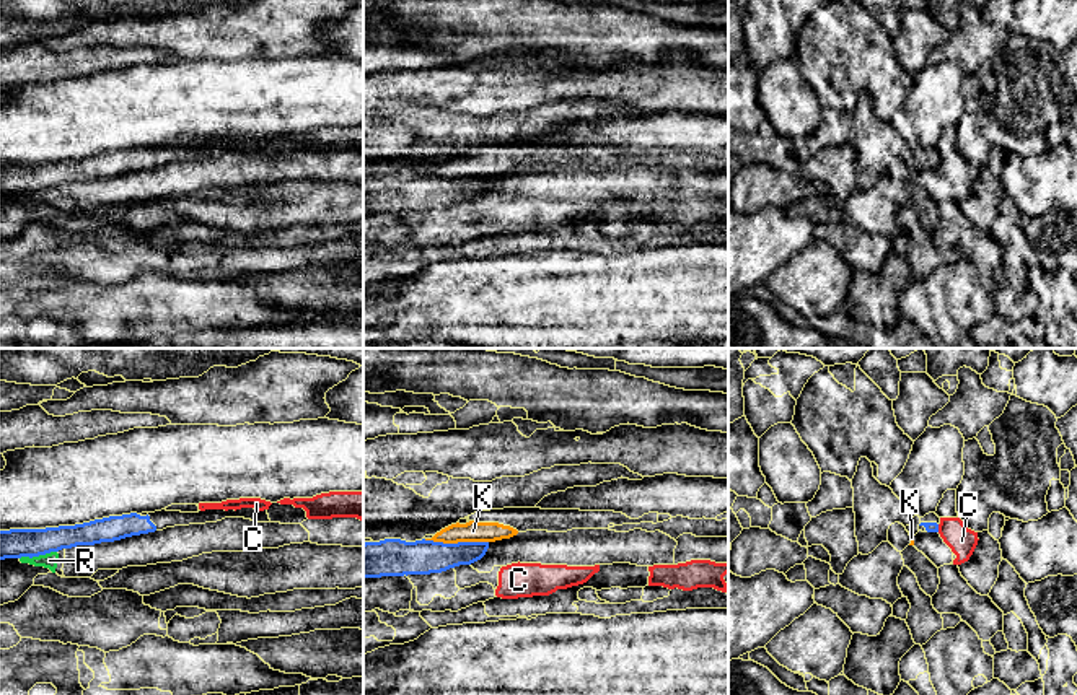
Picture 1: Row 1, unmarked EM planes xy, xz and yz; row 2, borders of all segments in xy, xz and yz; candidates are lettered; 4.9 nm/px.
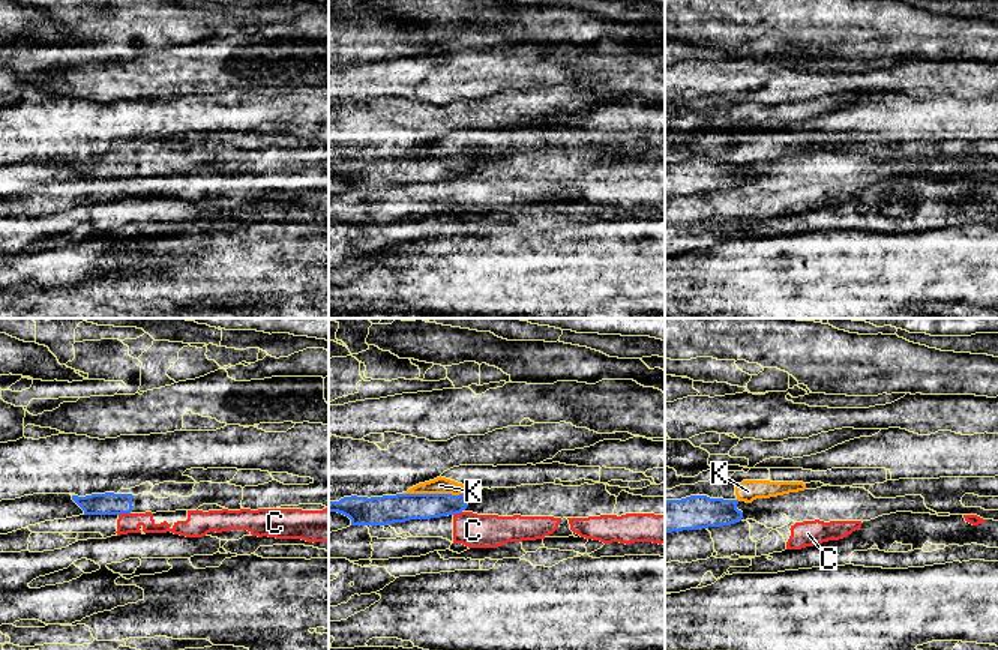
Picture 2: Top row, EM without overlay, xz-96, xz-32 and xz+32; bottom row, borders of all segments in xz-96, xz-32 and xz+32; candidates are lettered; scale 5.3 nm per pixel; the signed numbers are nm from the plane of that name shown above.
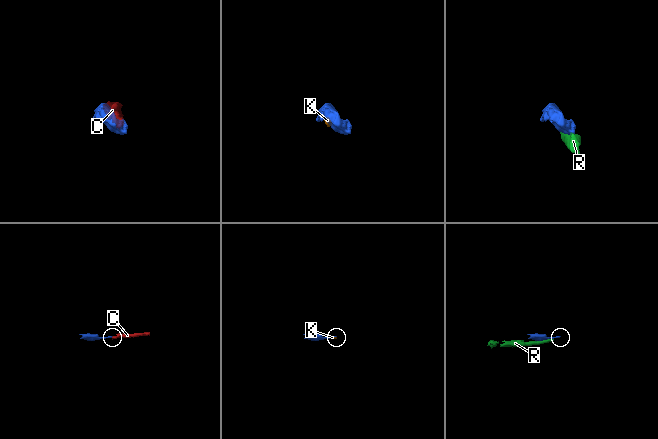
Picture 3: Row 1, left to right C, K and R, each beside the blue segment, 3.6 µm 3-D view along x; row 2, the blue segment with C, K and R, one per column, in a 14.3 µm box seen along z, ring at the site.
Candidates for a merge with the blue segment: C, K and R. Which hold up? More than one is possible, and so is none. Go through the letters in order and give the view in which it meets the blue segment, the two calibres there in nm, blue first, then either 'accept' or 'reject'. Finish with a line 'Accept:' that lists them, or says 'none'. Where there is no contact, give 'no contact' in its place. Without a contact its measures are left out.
C: contact in yz; calibres 50 and 140 nm; reject
K: contact in xz; calibres 180 and 110 nm; reject
R: contact in xy; calibres 140 and 80 nm; reject
Accept: none

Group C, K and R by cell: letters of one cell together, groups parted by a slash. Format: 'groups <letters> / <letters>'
groups C R / K

